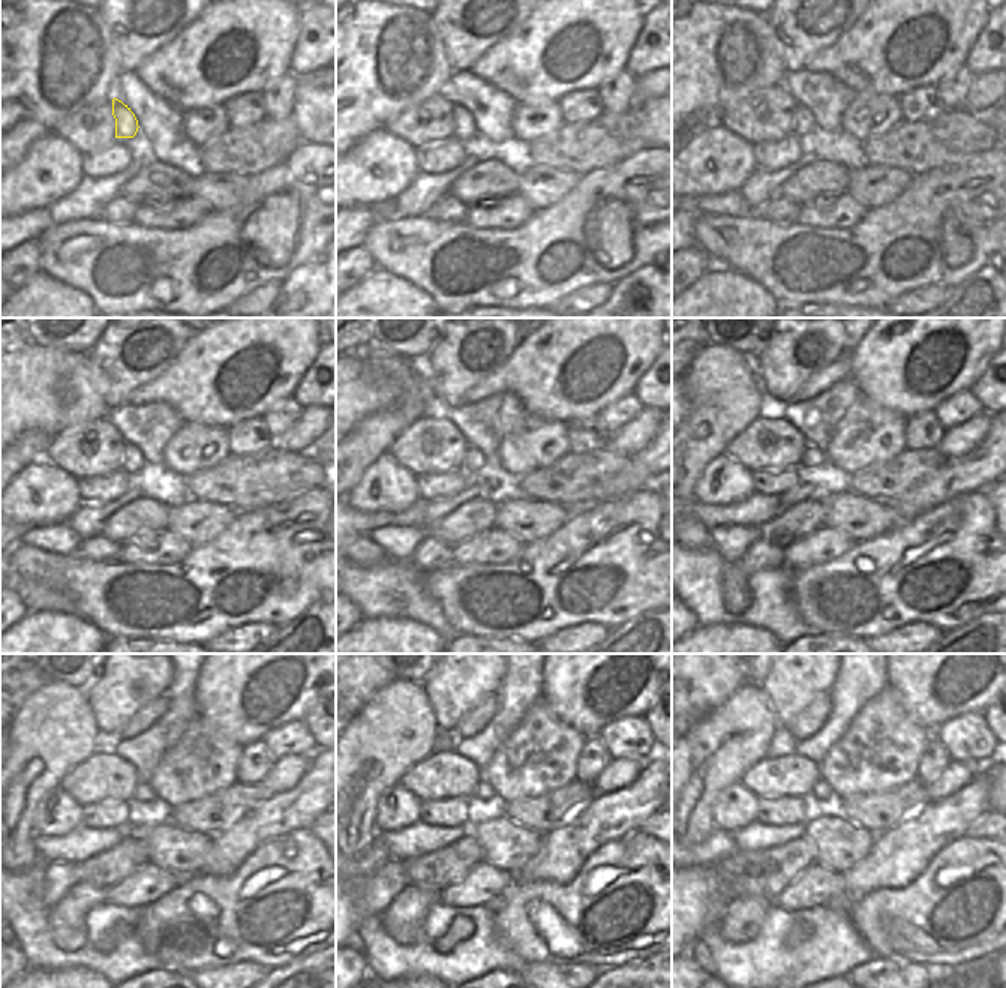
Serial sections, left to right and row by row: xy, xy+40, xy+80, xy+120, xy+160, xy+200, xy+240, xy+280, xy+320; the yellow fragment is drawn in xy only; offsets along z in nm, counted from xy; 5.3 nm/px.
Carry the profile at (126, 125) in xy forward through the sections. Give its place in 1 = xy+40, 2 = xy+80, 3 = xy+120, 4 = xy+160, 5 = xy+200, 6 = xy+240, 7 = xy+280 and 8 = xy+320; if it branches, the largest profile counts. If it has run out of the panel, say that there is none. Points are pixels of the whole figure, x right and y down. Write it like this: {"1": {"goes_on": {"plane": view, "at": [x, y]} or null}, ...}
{"1": {"goes_on": {"plane": "xy+40", "at": [465, 126]}}, "2": {"goes_on": {"plane": "xy+80", "at": [804, 122]}}, "3": {"goes_on": {"plane": "xy+120", "at": [134, 461]}}, "4": {"goes_on": {"plane": "xy+160", "at": [474, 459]}}, "5": {"goes_on": {"plane": "xy+200", "at": [813, 456]}}, "6": {"goes_on": {"plane": "xy+240", "at": [143, 792]}}, "7": {"goes_on": {"plane": "xy+280", "at": [483, 790]}}, "8": {"goes_on": {"plane": "xy+320", "at": [822, 790]}}}

